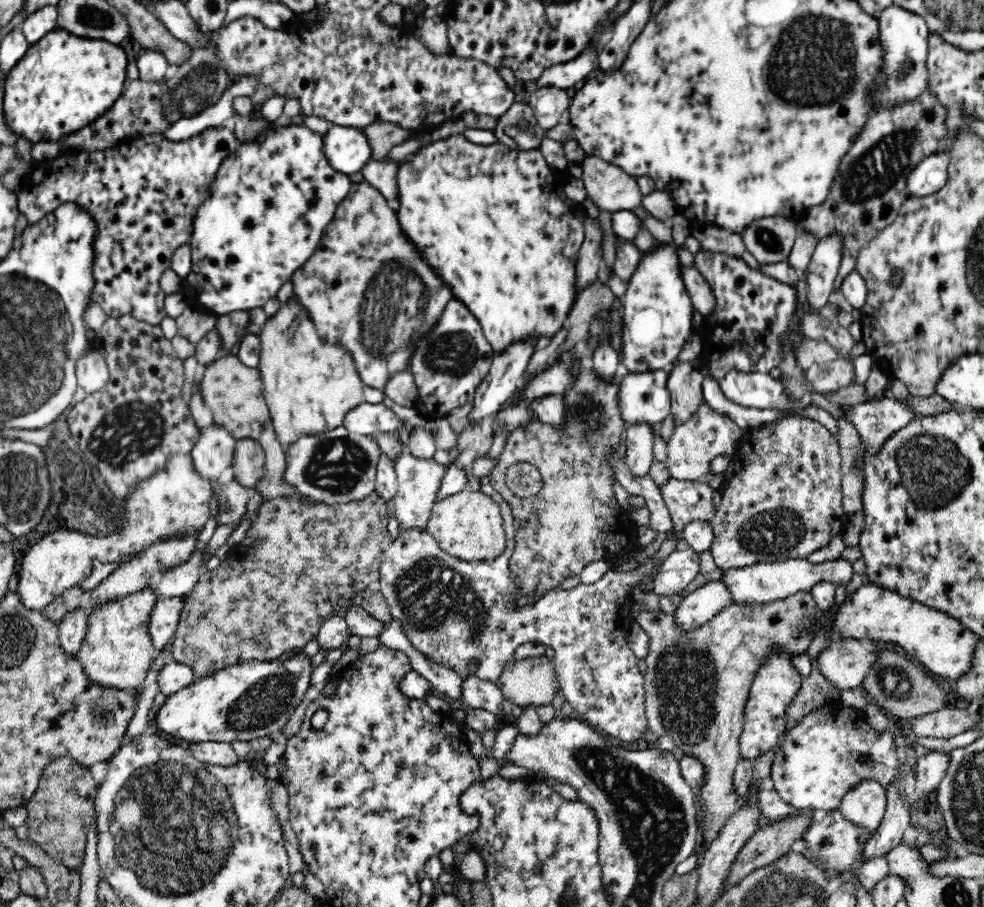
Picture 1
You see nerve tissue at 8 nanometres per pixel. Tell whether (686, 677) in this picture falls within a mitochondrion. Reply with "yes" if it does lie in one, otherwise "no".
yes

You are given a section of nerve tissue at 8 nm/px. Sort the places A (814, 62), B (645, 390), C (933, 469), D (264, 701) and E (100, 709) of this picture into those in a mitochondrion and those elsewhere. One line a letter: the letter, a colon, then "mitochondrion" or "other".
A: mitochondrion
B: other
C: mitochondrion
D: mitochondrion
E: mitochondrion

